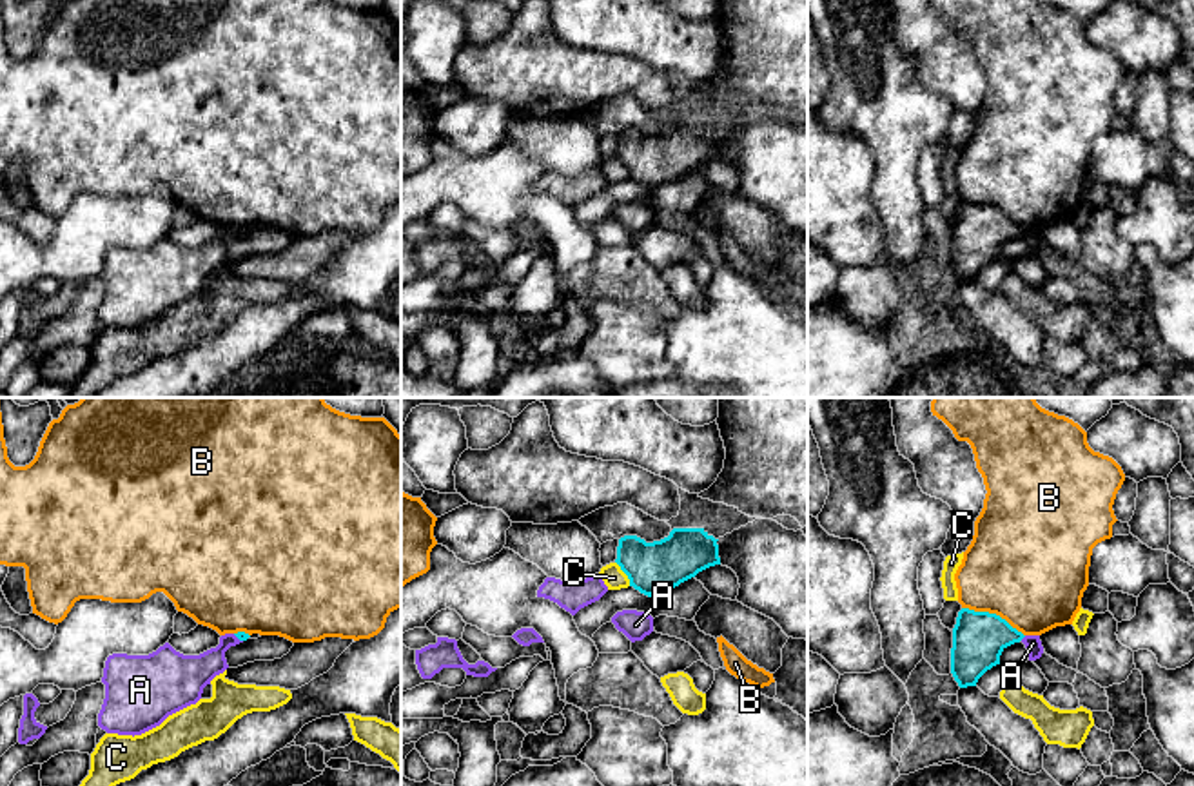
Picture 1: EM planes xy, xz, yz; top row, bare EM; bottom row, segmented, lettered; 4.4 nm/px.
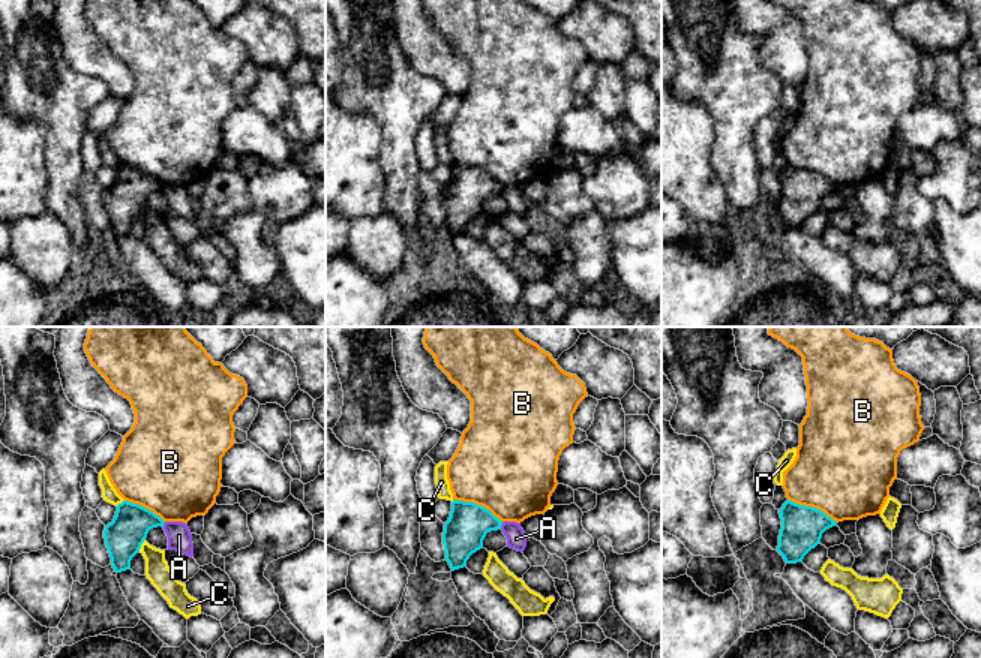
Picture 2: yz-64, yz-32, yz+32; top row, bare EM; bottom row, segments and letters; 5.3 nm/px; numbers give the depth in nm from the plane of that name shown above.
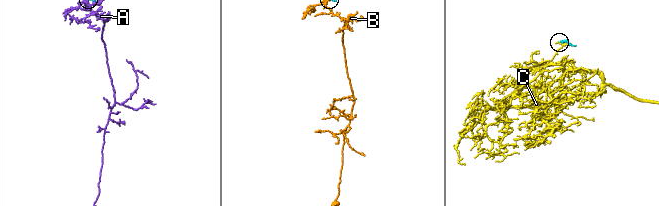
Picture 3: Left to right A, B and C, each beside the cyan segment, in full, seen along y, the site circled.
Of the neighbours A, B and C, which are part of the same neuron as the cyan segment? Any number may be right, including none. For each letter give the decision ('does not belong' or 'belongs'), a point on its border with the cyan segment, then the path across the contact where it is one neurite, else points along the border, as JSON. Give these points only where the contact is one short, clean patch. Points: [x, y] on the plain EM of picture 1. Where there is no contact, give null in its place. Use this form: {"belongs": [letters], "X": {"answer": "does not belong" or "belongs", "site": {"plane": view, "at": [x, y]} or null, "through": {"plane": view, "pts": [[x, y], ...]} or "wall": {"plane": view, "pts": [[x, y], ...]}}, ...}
{"belongs": [], "A": {"answer": "does not belong", "site": {"plane": "yz", "at": [1022, 231]}, "wall": {"plane": "yz", "pts": [[1026, 229], [1020, 233]]}}, "B": {"answer": "does not belong", "site": {"plane": "yz", "at": [993, 207]}}, "C": {"answer": "does not belong", "site": {"plane": "xz", "at": [625, 166]}}}

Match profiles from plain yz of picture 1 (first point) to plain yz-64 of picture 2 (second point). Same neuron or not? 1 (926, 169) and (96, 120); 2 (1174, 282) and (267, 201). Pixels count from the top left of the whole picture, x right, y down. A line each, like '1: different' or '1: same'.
1: different
2: different

